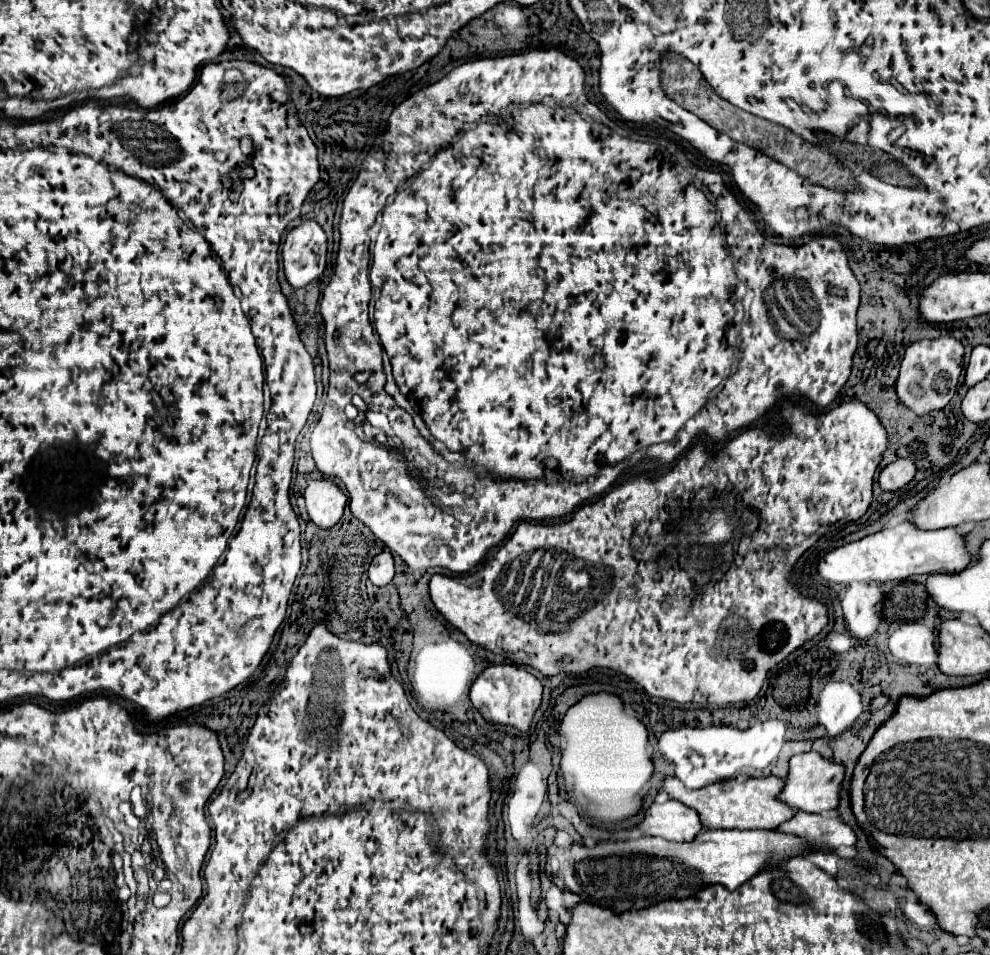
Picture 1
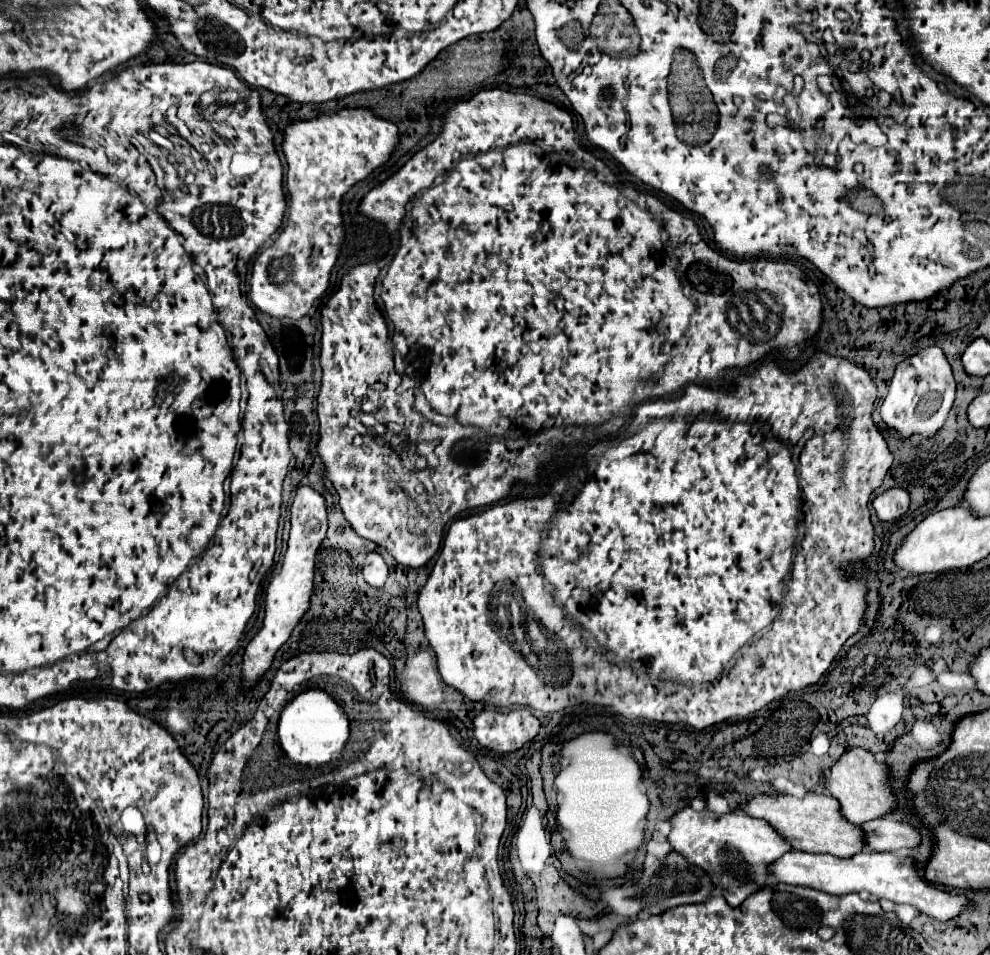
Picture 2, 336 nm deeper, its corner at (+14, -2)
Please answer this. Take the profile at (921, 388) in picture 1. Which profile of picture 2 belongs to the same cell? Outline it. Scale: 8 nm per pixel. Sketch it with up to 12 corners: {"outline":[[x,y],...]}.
{"outline":[[930,346],[896,366],[880,416],[932,438],[954,404],[946,356]]}

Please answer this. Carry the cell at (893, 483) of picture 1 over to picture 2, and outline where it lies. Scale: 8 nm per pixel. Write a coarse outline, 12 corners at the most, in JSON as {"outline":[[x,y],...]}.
{"outline":[[902,488],[876,496],[880,522],[902,518],[910,498]]}

